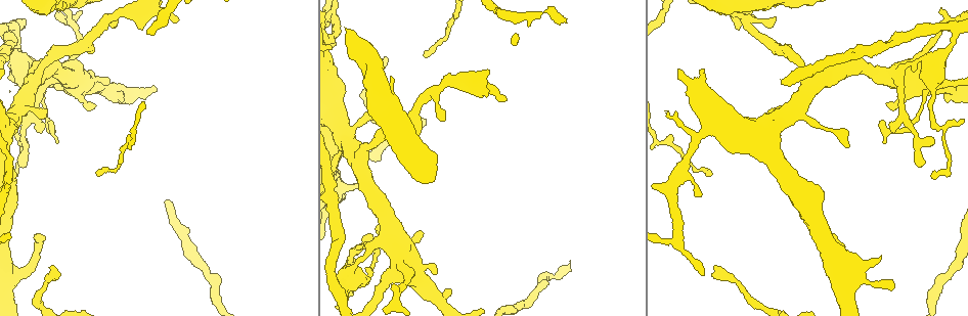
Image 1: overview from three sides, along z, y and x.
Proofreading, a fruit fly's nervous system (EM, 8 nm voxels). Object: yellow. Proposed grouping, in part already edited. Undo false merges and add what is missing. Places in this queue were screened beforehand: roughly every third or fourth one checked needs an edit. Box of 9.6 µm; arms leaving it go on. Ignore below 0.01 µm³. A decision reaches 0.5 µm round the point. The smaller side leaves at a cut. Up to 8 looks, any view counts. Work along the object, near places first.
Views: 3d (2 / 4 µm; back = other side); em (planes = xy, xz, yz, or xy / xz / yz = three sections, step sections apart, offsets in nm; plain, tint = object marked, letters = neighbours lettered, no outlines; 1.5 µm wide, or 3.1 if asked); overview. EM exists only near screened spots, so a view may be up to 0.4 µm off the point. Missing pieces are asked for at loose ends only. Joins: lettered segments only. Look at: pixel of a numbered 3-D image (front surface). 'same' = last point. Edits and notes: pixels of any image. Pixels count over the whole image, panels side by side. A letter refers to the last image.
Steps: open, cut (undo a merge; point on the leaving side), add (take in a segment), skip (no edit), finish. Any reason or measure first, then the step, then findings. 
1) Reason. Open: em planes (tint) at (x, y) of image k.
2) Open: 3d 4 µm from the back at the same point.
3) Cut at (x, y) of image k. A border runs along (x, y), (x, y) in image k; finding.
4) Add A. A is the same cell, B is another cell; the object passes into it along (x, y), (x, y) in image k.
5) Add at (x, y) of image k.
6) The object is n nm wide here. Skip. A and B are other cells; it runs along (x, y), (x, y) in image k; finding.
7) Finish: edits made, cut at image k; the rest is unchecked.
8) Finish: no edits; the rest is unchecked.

Sudden change in width. Open: em xz step 8 (tint) at (909, 62) of image 1.

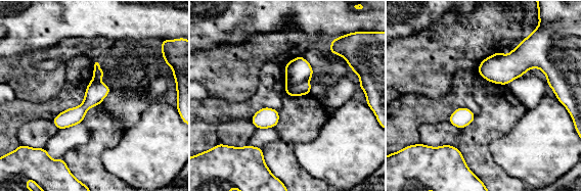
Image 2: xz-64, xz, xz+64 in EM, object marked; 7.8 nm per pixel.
Cut it another way. Open: em xy step 4 (letters) at the same point.

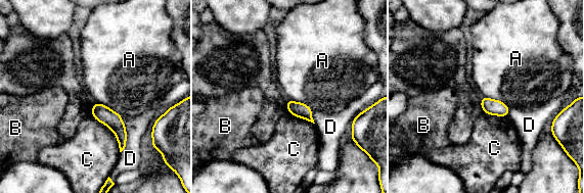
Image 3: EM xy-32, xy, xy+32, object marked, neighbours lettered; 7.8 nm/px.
The object is 40 nm wide here. Cut at (293, 106) of image 3. A, B, C and D are other cells; a border runs along (292, 113), (299, 112), (311, 116) in image 3; a second neuron is stuck on.

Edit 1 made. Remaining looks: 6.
Open: overview.

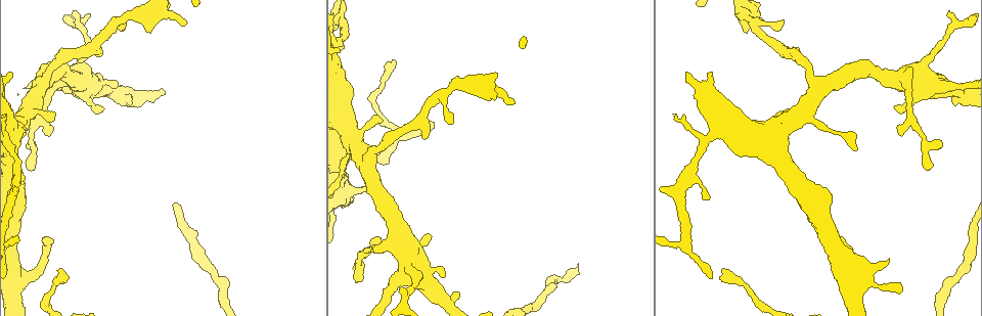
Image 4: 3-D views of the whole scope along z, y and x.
Tapers out. Open: em xz step 4 (letters) at (721, 277) of image 4.

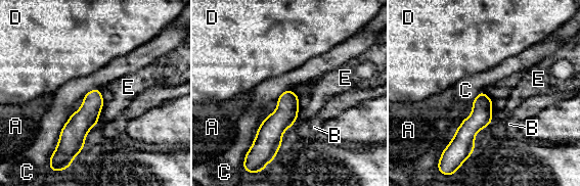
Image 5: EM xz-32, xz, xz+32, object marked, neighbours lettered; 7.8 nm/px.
The object is 160 nm wide here; the longest contact is with C, 340 nm. Skip. A, B, C, D and E are other cells; no lettered segment goes on from it.

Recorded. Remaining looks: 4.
Finish: edits made, cut at image 3; the rest is unchecked.

